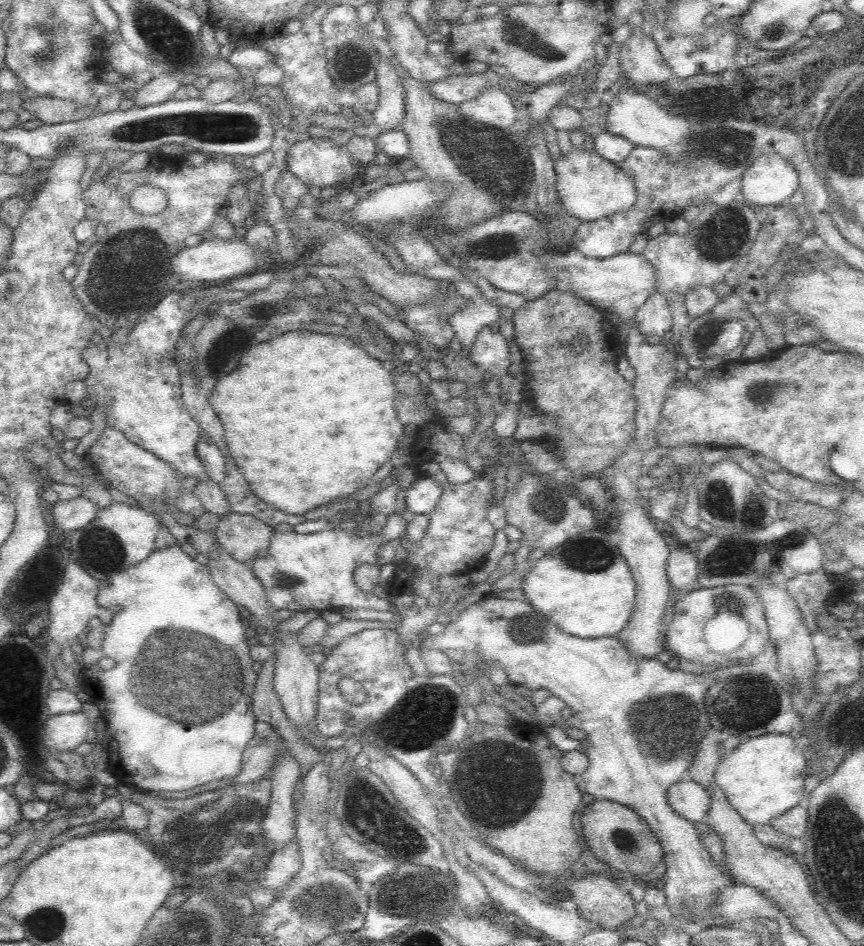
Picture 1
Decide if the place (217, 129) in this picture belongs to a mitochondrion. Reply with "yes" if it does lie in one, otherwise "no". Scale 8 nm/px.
yes

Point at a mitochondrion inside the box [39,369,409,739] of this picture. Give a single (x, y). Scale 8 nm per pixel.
(174, 669)

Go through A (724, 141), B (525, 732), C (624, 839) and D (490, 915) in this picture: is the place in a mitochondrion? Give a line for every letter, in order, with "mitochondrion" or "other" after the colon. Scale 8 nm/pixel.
A: mitochondrion
B: other
C: mitochondrion
D: other

